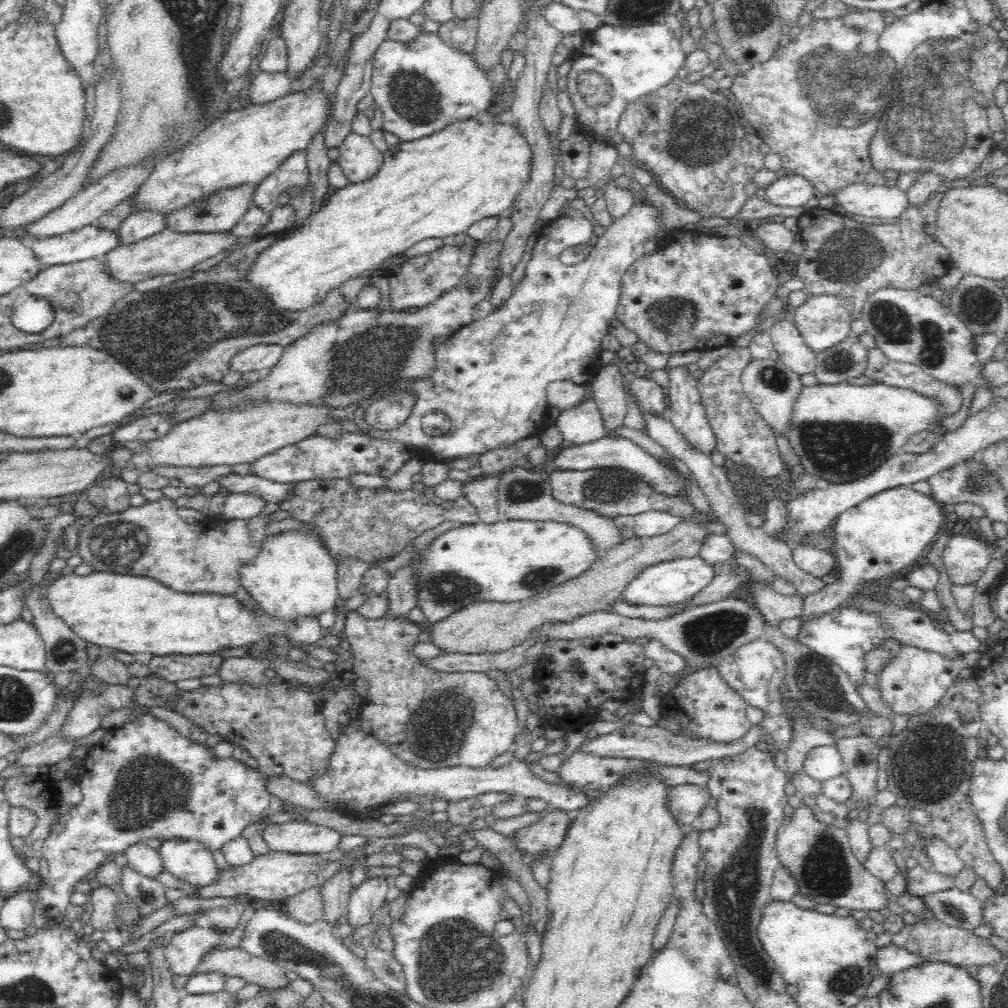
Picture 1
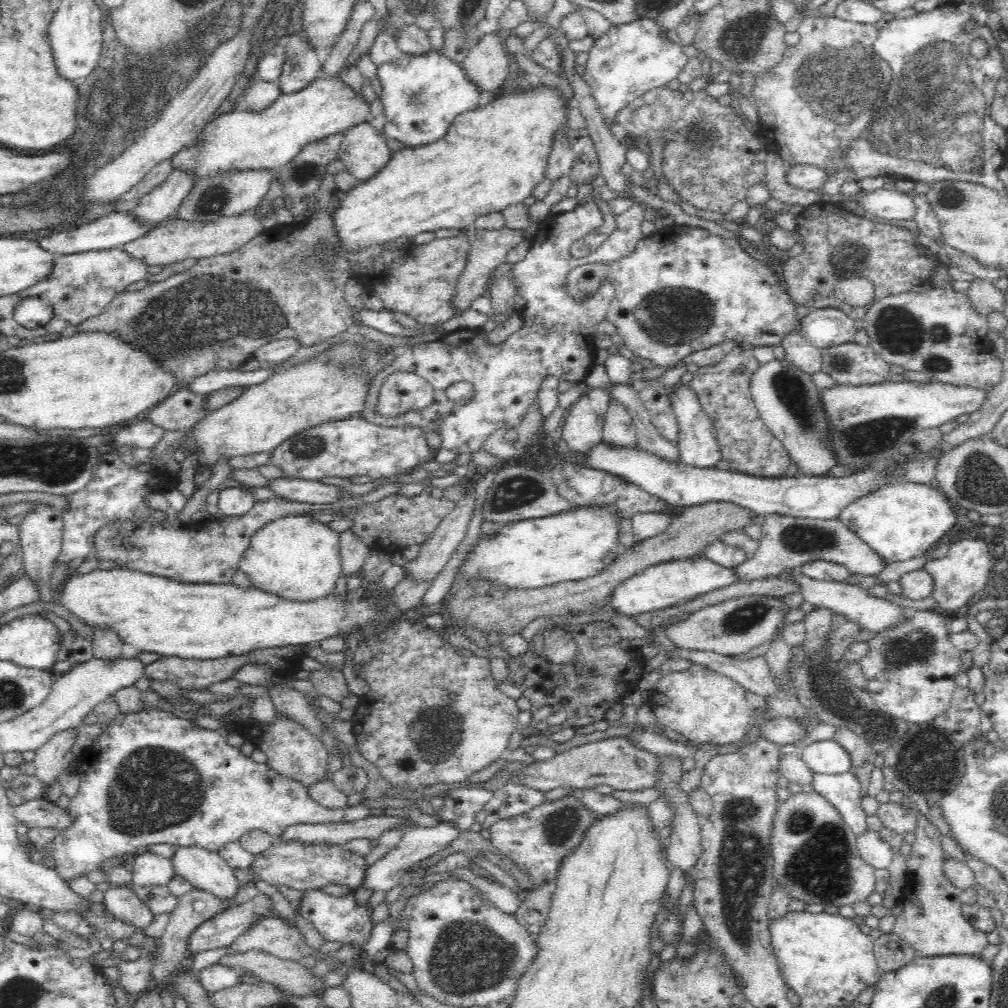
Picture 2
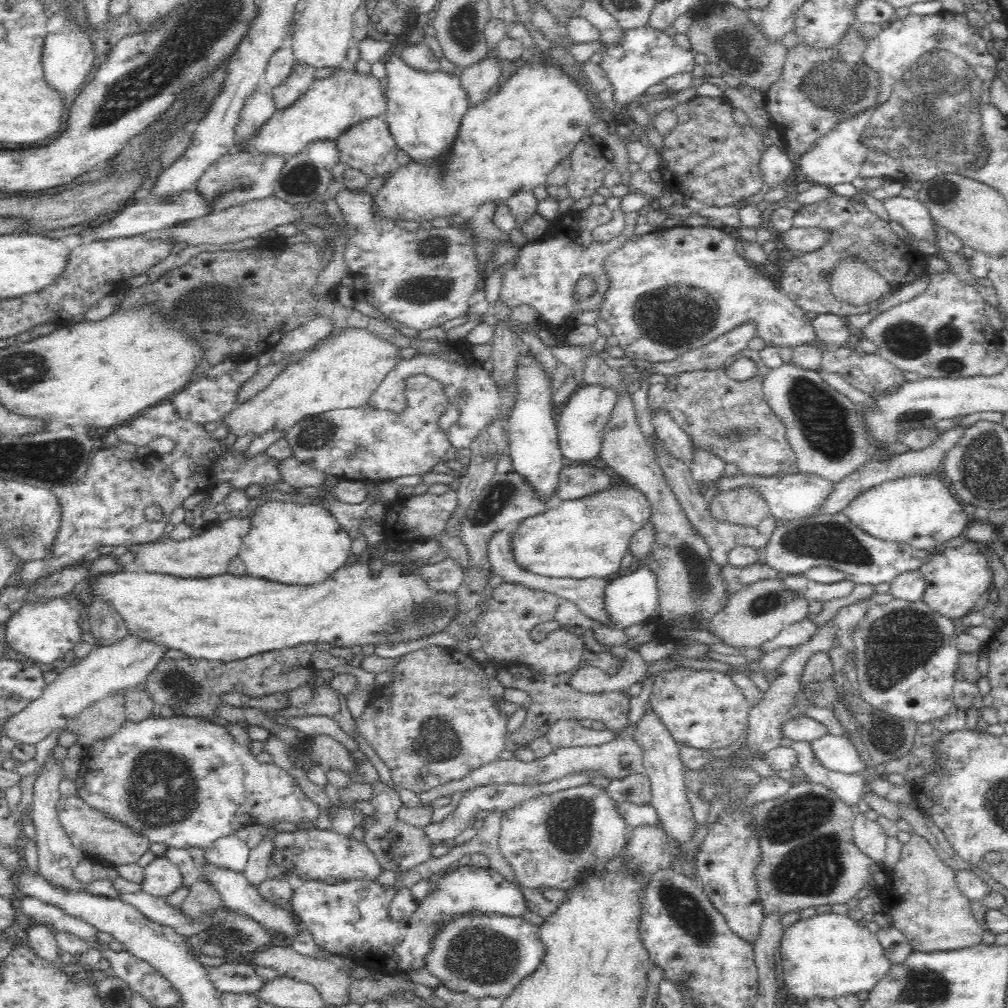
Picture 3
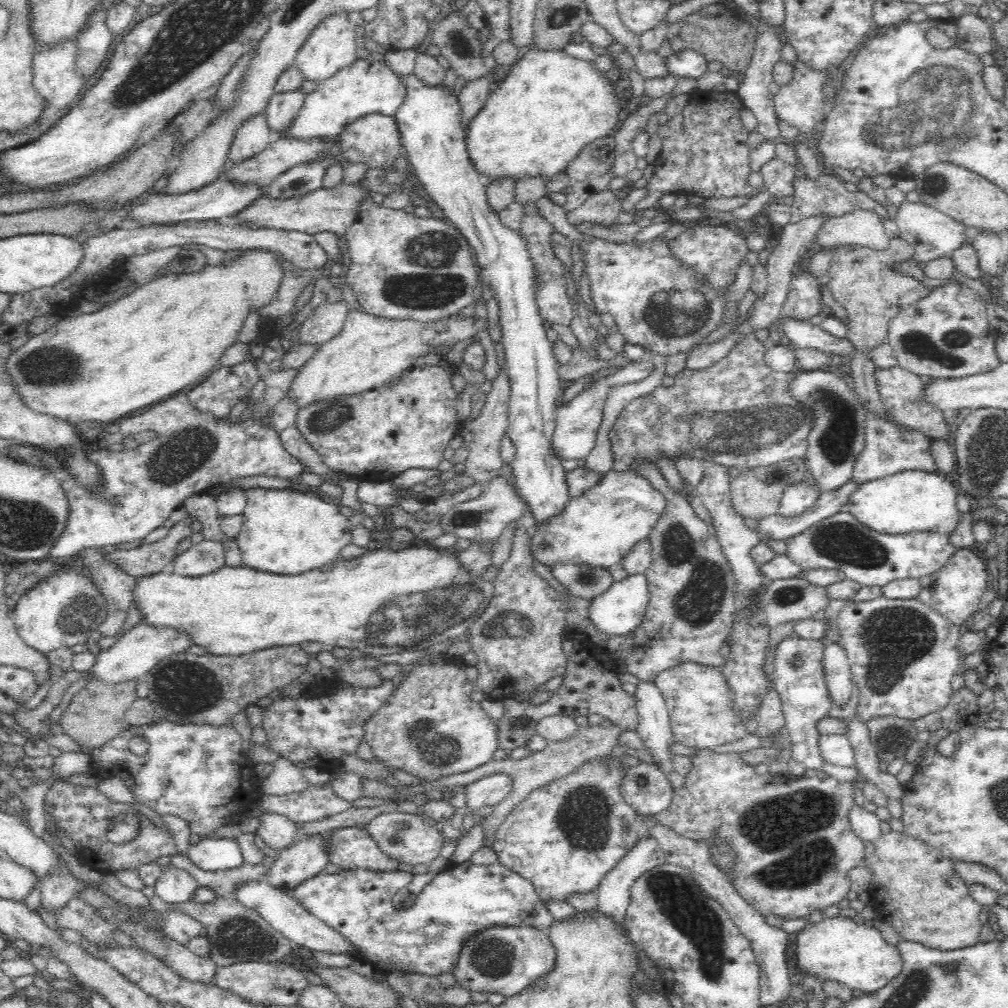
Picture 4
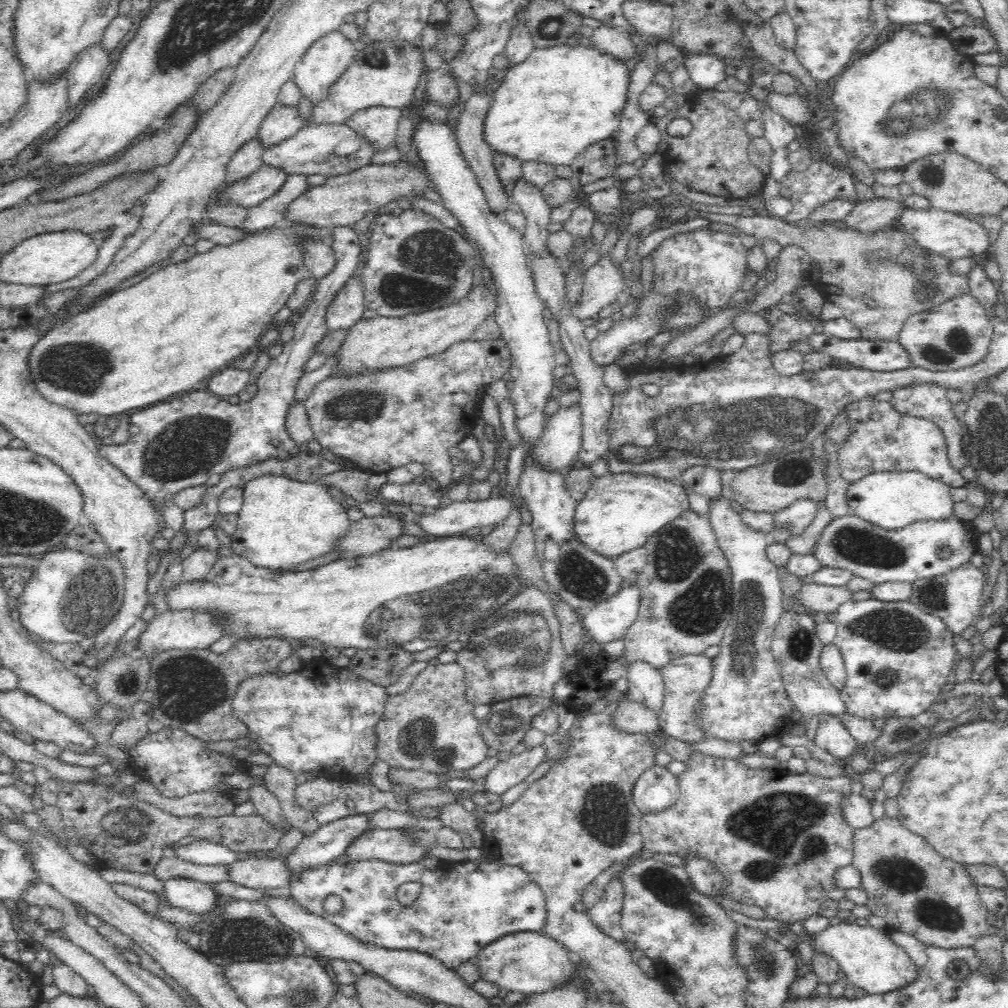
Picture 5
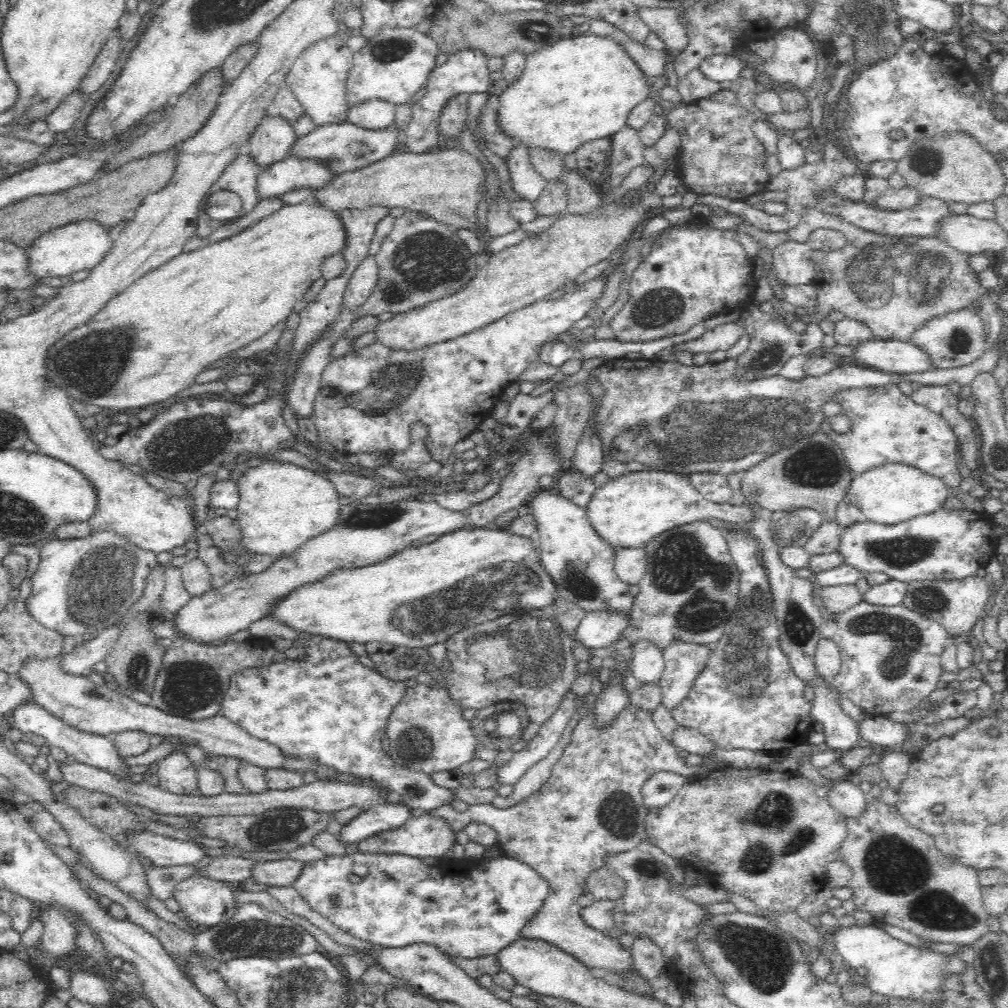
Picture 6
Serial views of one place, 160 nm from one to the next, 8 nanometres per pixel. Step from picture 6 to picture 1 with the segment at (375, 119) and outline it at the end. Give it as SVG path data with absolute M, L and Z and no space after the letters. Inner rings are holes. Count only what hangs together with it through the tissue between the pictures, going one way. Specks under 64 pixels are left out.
M353 131L337 149L338 163L351 183L368 180L383 163L384 153L374 146L372 140Z

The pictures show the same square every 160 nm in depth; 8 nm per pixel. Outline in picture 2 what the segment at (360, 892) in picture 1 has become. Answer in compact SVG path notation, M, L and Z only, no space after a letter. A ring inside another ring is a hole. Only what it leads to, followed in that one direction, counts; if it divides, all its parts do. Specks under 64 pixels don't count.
M438 822L432 828L430 826L428 828L415 826L410 828L410 830L406 830L393 850L369 866L368 872L366 872L366 880L364 880L364 884L360 888L372 891L372 893L377 891L388 892L392 887L400 883L401 876L412 865L432 856L432 854L436 854L436 852L440 852L440 850L444 850L458 836L460 836L460 830L452 822Z

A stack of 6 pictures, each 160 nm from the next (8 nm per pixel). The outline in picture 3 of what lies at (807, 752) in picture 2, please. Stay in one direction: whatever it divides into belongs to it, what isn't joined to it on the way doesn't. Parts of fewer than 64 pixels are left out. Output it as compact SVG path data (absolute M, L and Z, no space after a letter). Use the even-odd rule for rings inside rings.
M826 734L811 742L816 758L829 770L843 774L859 774L867 770L856 746L845 737Z

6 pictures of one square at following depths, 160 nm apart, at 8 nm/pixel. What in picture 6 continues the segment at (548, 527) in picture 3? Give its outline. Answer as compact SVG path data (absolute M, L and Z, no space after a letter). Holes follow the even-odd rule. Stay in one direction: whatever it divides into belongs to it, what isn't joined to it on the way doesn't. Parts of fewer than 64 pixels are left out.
M641 470L628 472L597 488L592 500L588 502L588 519L600 537L606 539L614 548L645 547L662 532L692 524L706 522L710 518L726 522L746 522L753 514L745 503L732 505L728 501L716 503L704 497L690 482L688 475L661 470Z

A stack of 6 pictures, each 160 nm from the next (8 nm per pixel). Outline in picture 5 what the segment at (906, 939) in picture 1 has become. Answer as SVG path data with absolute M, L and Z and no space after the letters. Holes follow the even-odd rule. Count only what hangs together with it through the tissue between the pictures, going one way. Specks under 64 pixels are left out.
M884 815L876 818L868 828L854 829L853 859L851 862L859 872L859 888L868 895L865 908L883 918L894 929L918 937L927 945L942 948L971 947L979 938L986 935L990 913L978 894L968 867L951 858L943 857L922 836L907 830L896 818Z

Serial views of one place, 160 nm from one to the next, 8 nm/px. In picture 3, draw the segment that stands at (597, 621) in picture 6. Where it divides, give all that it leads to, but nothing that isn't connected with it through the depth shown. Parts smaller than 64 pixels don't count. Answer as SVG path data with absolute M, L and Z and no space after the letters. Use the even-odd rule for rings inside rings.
M644 564L622 571L608 579L608 584L605 586L603 606L611 626L624 629L628 628L628 626L634 626L634 624L640 624L640 622L648 622L656 605L655 576Z

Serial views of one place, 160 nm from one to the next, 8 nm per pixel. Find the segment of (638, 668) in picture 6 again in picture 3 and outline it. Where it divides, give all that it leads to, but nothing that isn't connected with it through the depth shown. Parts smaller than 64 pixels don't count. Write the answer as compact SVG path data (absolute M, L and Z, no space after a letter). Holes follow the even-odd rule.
M650 703L646 706L644 714L640 716L640 720L636 722L632 739L642 748L644 770L652 781L651 805L657 810L659 818L663 821L666 835L682 845L692 839L697 825L686 796L685 780L683 779L685 767L681 760L680 746Z

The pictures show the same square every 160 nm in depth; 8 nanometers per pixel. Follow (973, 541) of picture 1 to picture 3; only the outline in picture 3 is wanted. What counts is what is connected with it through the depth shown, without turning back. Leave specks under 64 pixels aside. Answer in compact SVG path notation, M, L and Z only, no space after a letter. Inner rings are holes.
M966 541L962 546L948 548L942 554L932 556L930 562L920 568L920 572L927 584L921 599L930 610L957 622L971 612L980 596L988 587L992 587L993 576L989 563L975 542Z

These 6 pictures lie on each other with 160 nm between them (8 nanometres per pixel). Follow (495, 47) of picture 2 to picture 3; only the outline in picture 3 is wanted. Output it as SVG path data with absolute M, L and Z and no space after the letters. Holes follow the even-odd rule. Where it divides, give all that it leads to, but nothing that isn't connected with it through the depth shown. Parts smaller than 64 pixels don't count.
M489 54L486 60L464 68L459 79L470 107L484 102L497 89L502 80L500 69L498 59Z

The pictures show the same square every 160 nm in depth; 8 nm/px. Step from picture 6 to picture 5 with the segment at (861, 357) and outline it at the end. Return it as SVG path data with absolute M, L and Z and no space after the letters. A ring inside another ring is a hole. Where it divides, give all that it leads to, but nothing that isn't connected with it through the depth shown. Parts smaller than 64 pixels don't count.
M825 332L812 334L808 344L831 358L845 360L853 367L875 371L904 370L913 367L912 356L898 341L850 340L830 336Z

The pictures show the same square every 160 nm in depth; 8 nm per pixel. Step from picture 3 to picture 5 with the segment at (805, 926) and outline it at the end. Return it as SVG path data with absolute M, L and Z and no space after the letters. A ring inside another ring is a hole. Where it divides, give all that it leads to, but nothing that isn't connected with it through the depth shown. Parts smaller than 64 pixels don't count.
M864 922L828 925L811 937L812 948L834 955L843 979L854 987L864 989L867 994L888 994L910 986L921 978L916 961L904 948L898 946L886 932L872 928Z

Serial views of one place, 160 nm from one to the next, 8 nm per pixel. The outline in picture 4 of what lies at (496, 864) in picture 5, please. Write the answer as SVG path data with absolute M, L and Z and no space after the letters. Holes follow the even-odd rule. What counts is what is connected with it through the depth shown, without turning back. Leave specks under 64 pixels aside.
M469 860L447 867L432 878L410 908L398 910L392 902L393 894L403 886L410 884L413 875L414 871L370 870L364 867L341 869L336 874L319 872L303 880L294 888L292 895L306 910L350 939L360 949L361 960L380 964L388 970L399 968L405 972L426 974L432 977L454 971L454 966L460 960L460 952L464 944L476 934L494 928L531 926L548 935L550 926L556 922L540 895L536 893L536 887L518 874L518 871L506 868L500 862L477 865Z

